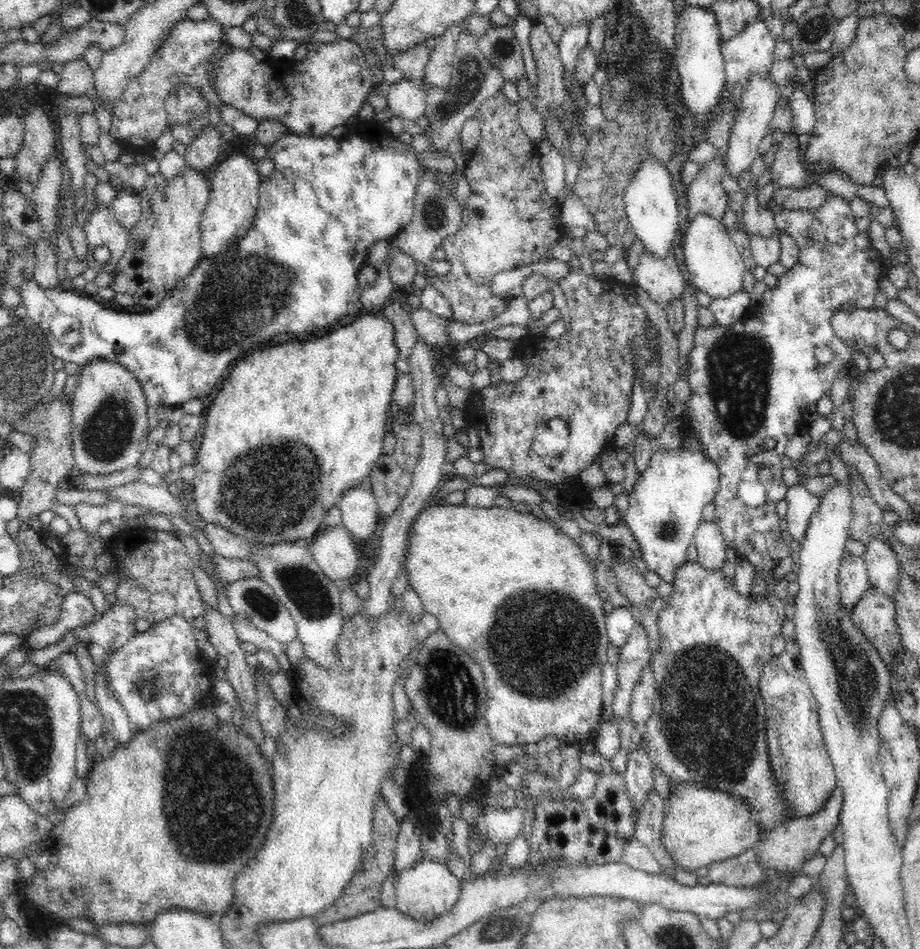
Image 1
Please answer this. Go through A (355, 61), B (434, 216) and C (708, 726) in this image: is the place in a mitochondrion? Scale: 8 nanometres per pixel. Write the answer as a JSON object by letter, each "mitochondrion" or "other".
{"A":"other","B":"mitochondrion","C":"mitochondrion"}

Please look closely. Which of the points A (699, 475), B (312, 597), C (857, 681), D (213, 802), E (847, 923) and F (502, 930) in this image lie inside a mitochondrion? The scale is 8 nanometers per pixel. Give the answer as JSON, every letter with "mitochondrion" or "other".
{"A":"other","B":"mitochondrion","C":"mitochondrion","D":"mitochondrion","E":"other","F":"mitochondrion"}

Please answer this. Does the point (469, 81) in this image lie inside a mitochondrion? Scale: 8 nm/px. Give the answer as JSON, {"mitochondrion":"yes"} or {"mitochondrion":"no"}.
{"mitochondrion":"yes"}

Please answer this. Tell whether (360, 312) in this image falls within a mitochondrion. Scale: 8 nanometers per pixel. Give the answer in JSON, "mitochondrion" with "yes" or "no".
{"mitochondrion":"no"}

